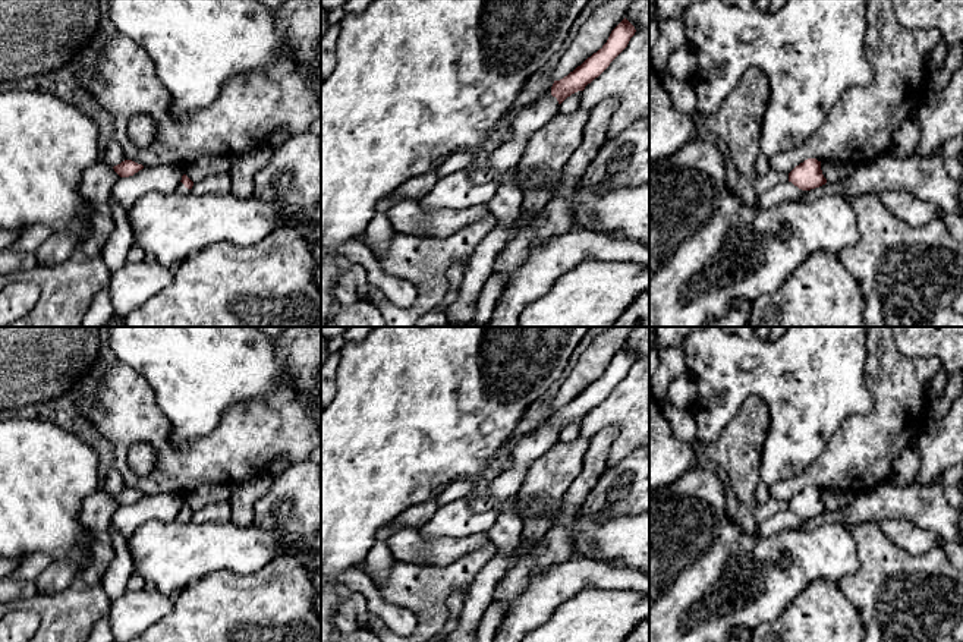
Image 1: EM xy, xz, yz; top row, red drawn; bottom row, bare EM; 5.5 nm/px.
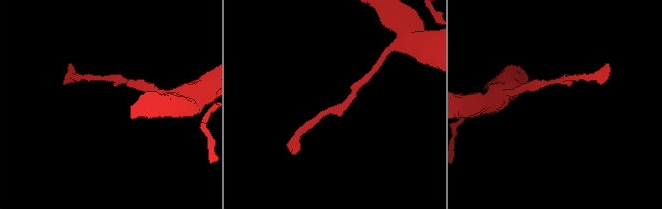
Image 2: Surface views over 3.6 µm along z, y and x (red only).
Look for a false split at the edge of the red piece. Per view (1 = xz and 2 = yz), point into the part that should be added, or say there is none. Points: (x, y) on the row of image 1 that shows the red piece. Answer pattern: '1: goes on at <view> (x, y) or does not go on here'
1: does not go on here
2: does not go on here

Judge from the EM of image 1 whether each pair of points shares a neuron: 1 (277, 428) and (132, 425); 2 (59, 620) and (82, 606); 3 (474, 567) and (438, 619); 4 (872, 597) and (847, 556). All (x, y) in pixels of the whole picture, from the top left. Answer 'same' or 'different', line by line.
1: same
2: same
3: same
4: different

